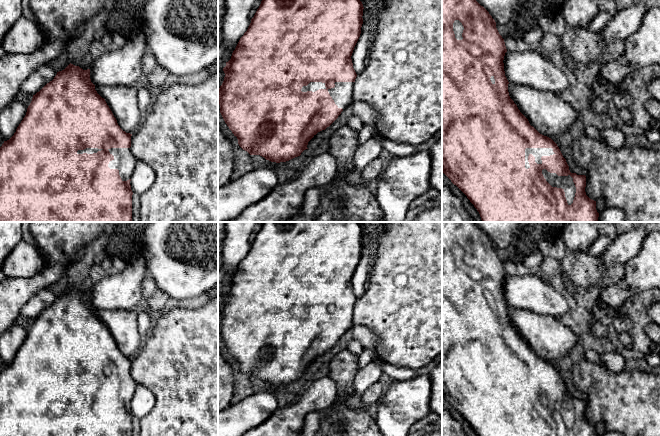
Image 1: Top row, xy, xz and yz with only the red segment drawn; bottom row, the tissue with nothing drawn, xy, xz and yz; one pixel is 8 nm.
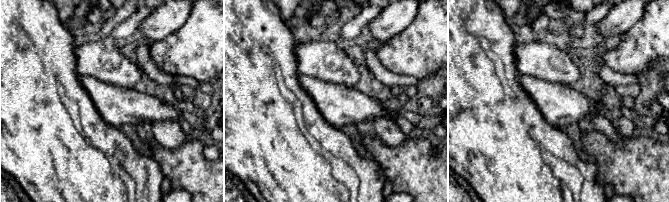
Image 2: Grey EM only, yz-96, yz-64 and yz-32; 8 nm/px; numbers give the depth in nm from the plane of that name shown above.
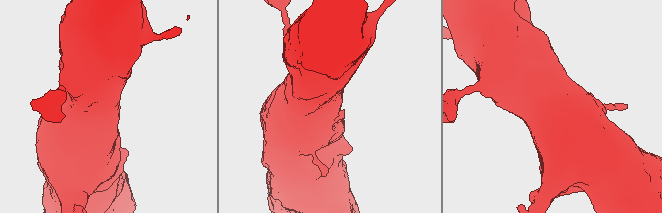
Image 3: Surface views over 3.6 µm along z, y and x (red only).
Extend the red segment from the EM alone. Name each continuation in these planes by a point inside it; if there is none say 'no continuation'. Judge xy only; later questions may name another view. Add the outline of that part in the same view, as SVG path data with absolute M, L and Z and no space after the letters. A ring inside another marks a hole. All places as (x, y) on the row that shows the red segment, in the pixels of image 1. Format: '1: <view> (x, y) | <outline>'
1: xy (124, 160) | M111 148L108 149L114 159L109 162L110 169L118 169L122 181L131 179L134 172L137 158L132 154L130 148Z

